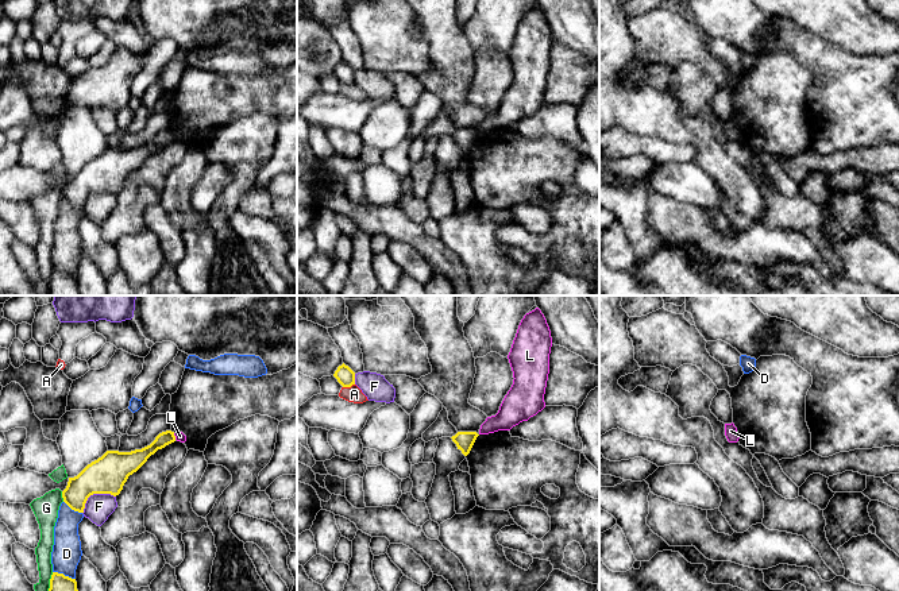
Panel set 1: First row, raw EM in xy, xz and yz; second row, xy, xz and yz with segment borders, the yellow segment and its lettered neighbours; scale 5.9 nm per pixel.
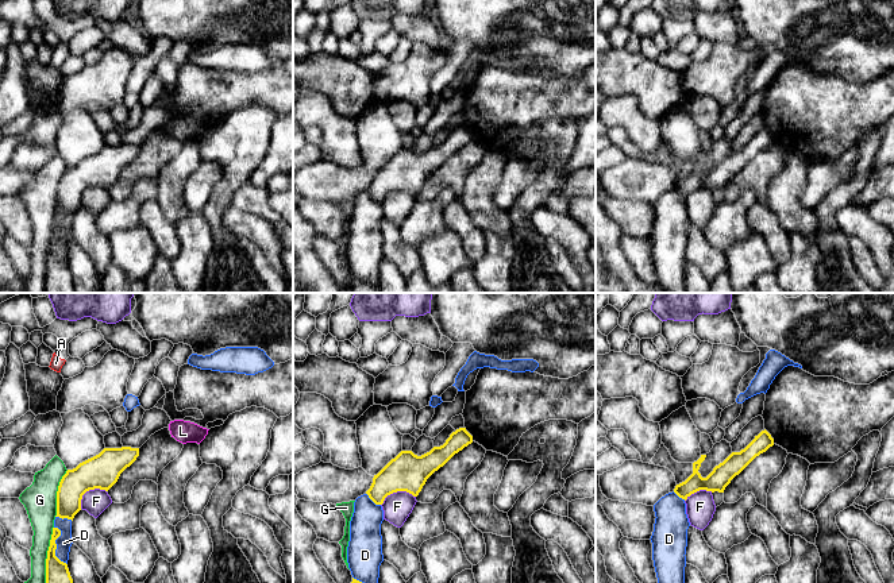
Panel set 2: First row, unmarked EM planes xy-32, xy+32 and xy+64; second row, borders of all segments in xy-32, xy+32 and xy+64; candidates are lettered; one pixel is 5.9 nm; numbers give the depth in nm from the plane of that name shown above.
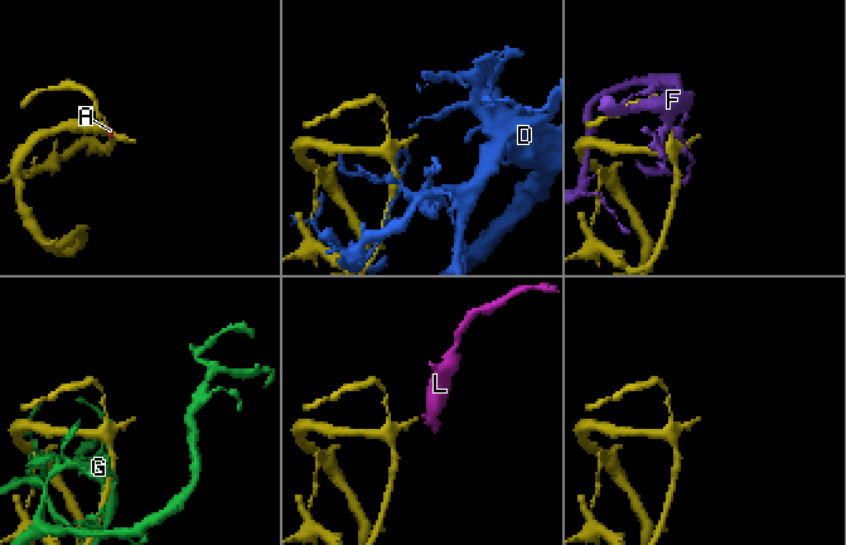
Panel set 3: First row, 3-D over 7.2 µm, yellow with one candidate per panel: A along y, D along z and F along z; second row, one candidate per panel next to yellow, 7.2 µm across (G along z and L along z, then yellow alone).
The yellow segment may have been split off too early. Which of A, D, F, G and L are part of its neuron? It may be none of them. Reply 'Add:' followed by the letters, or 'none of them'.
Add: none of them

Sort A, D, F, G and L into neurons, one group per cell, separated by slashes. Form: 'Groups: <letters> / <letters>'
Groups: A G / D / F / L

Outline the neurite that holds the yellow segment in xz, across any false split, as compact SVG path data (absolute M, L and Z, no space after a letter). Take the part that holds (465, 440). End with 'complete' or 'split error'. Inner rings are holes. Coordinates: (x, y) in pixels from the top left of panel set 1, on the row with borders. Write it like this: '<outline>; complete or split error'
M458 432L452 436L452 441L456 444L458 449L467 456L479 434L476 432Z; complete

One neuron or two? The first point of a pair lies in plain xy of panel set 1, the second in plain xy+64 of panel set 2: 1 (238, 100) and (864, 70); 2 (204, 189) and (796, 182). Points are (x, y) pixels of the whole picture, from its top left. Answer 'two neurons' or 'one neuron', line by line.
1: two neurons
2: two neurons

